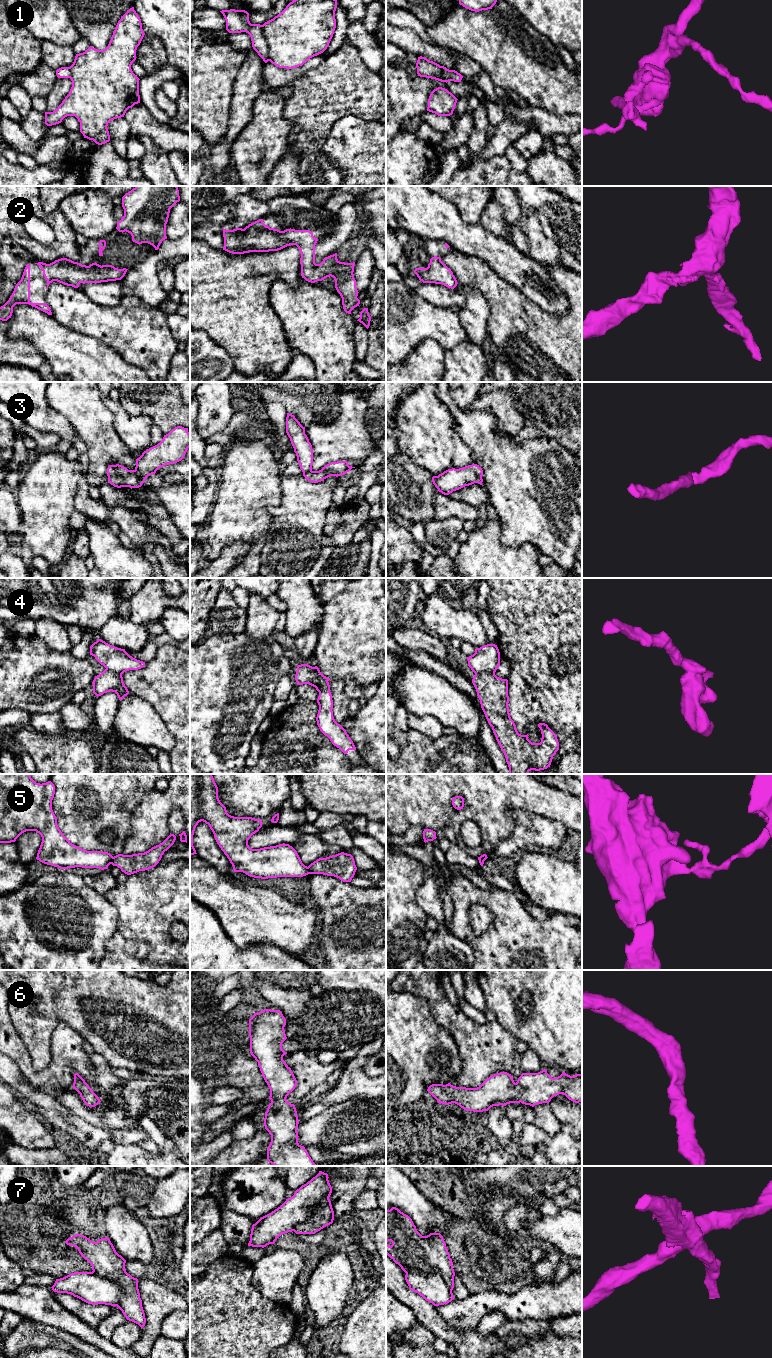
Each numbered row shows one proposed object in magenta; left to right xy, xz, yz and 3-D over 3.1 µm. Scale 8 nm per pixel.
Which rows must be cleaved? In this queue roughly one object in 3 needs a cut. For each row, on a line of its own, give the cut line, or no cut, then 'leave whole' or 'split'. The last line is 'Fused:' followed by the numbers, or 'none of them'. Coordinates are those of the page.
1: cut in xz along (261, 25), (269, 60); split
2: no cut; leave whole
3: no cut; leave whole
4: cut in xz along (312, 667), (319, 676), (328, 680); split
5: cut in xy along (113, 857), (110, 863); split
6: no cut; leave whole
7: cut in yz along (406, 1272), (437, 1273), (451, 1291); split
Fused: 1, 4, 5, 7

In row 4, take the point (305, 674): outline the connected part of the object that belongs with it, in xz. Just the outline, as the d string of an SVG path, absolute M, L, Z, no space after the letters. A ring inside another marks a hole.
M308 664L297 666L295 680L297 685L309 684L319 692L316 721L320 731L344 754L347 754L349 750L356 750L346 730L333 717L333 700L328 680L319 677L314 668Z

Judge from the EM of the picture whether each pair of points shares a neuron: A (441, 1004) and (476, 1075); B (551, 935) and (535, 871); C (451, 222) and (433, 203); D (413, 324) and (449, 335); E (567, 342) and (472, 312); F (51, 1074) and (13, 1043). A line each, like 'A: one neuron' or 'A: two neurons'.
A: one neuron
B: two neurons
C: one neuron
D: one neuron
E: two neurons
F: one neuron

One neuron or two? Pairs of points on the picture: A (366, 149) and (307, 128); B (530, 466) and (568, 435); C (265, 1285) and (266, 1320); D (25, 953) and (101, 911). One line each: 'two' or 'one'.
A: two
B: two
C: two
D: one

